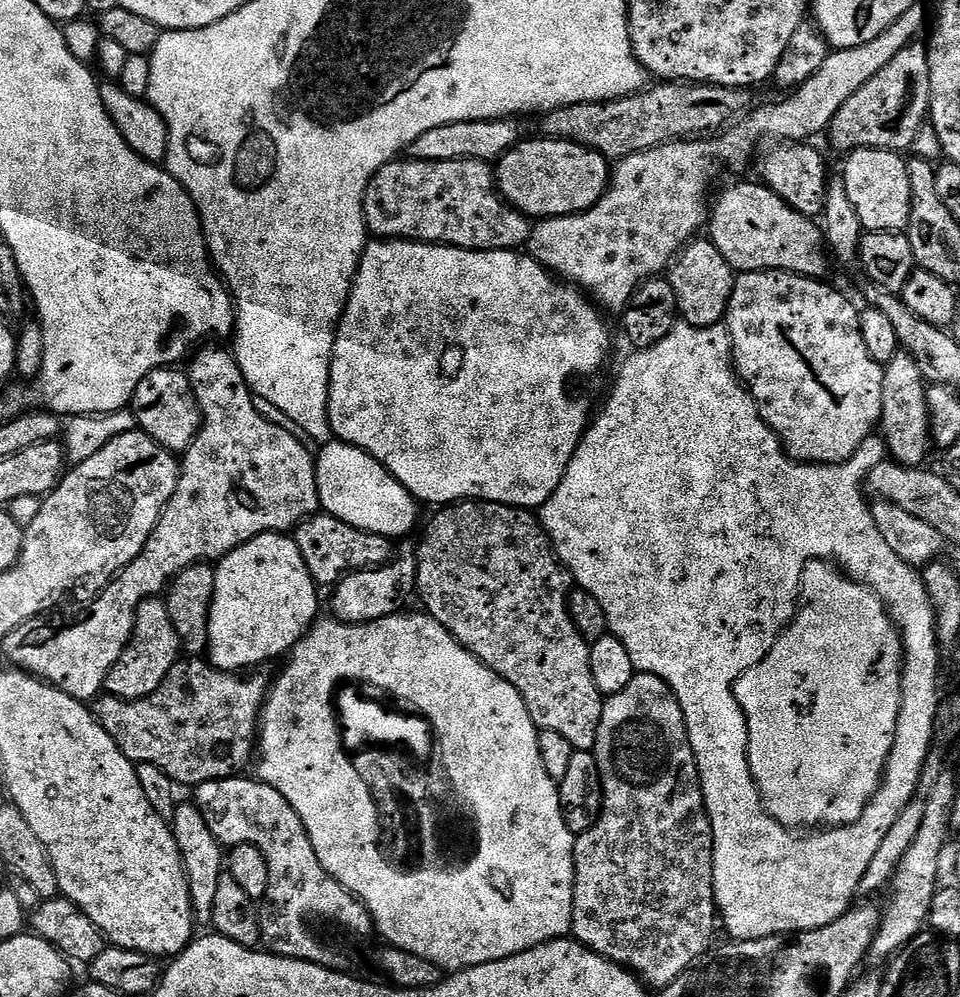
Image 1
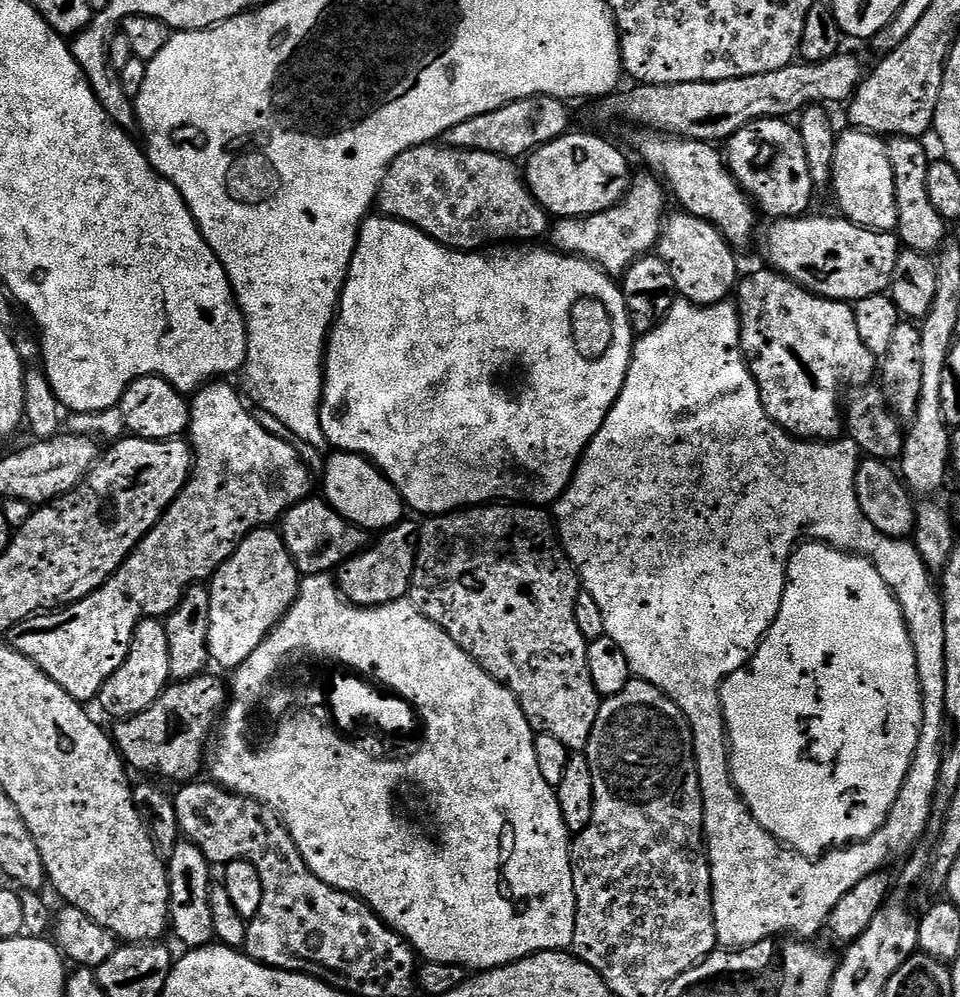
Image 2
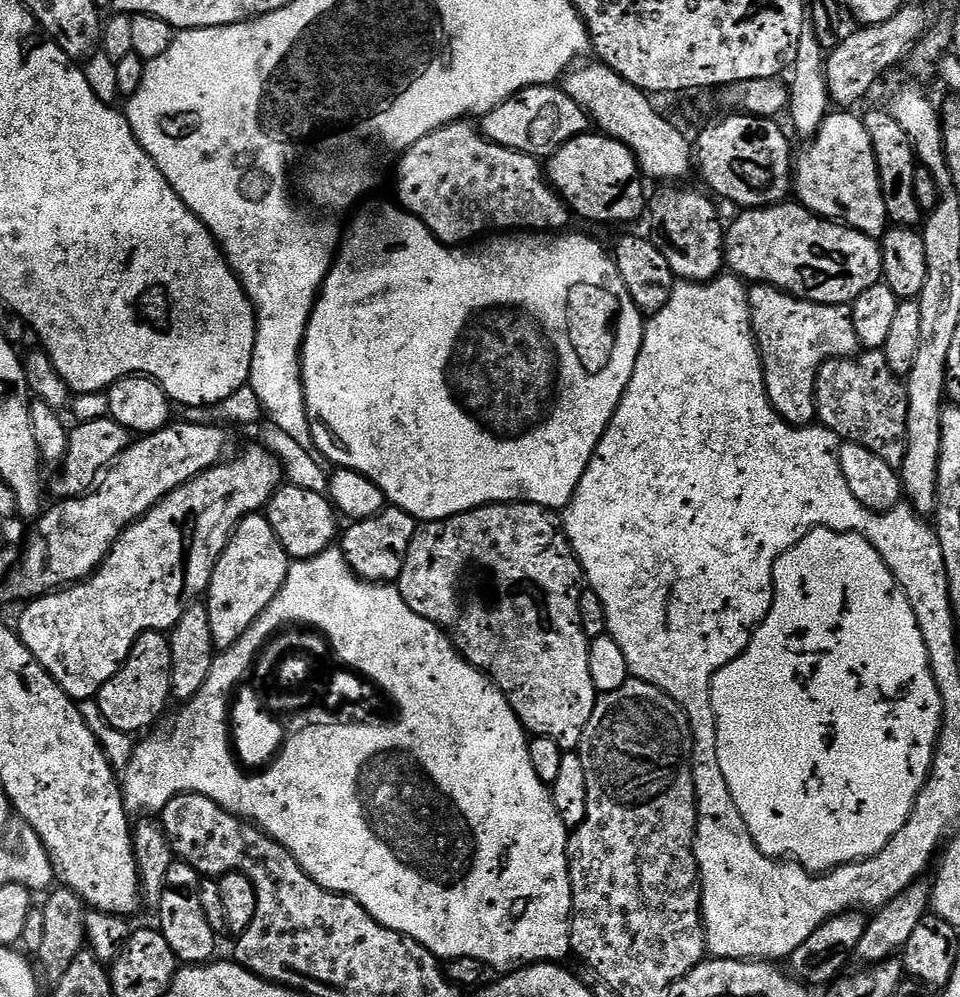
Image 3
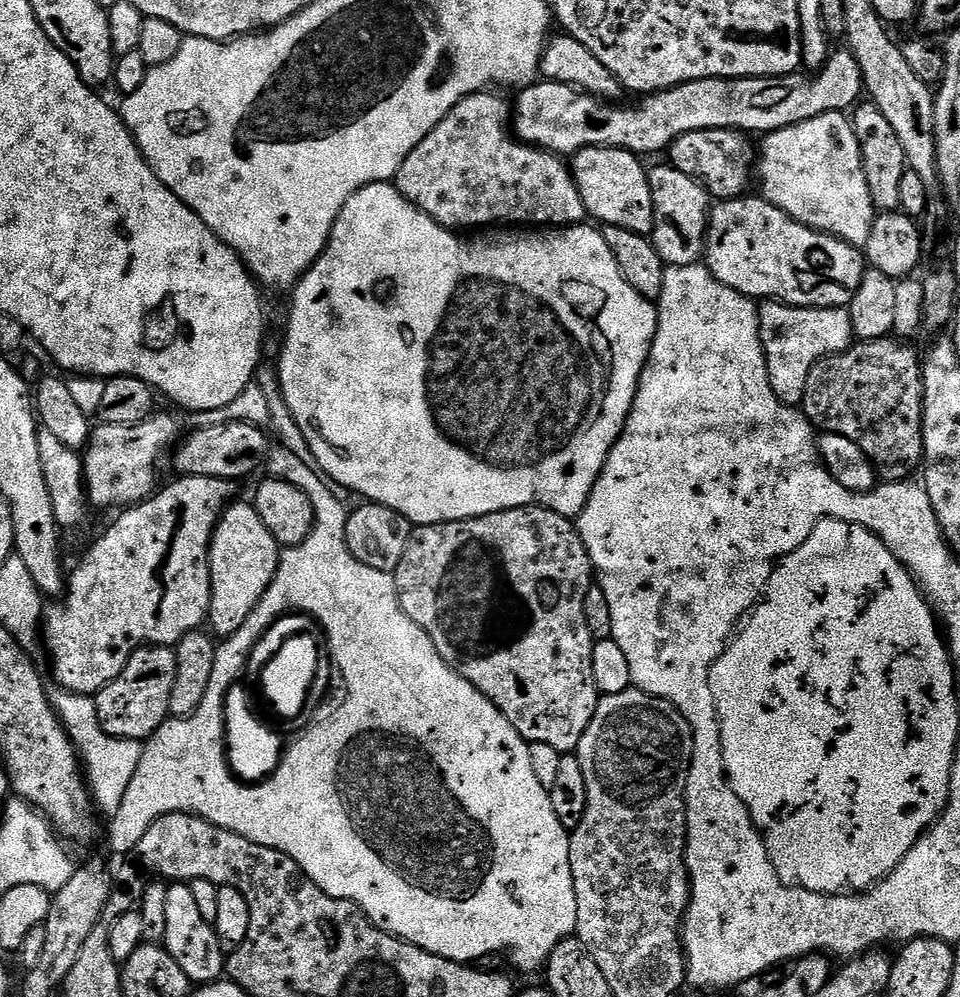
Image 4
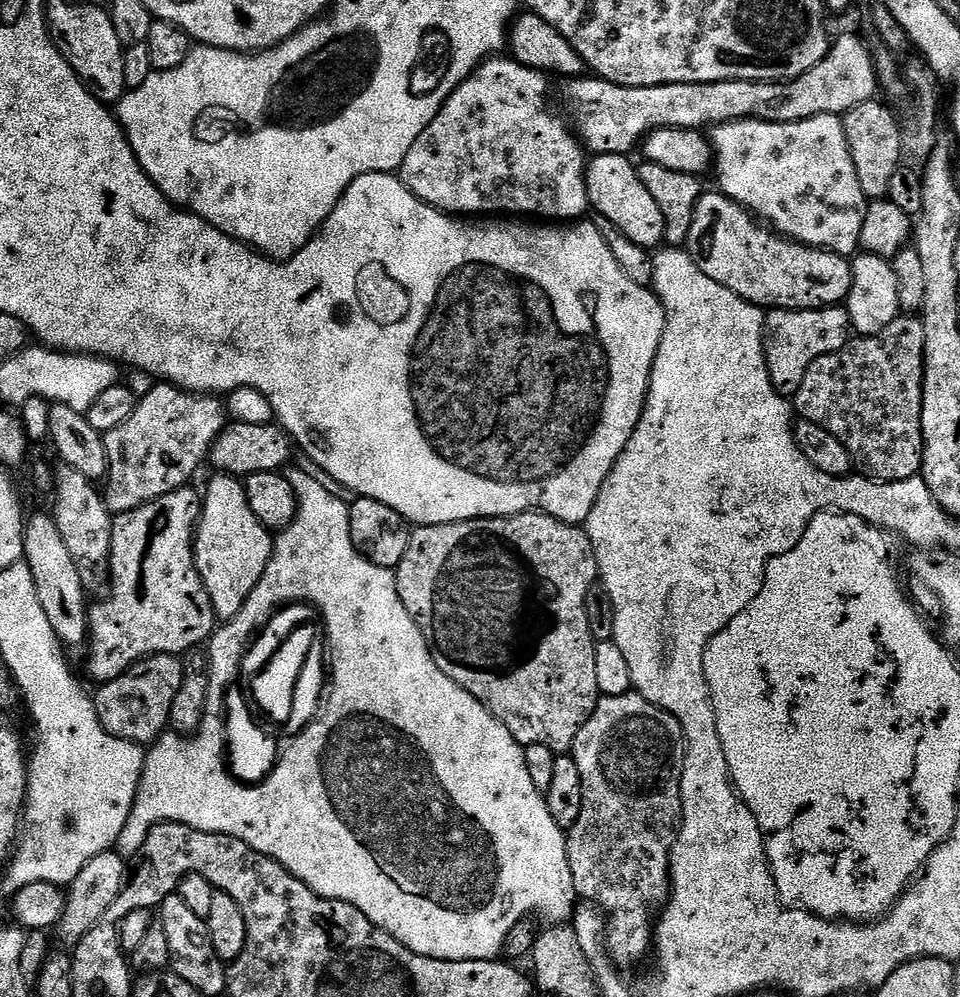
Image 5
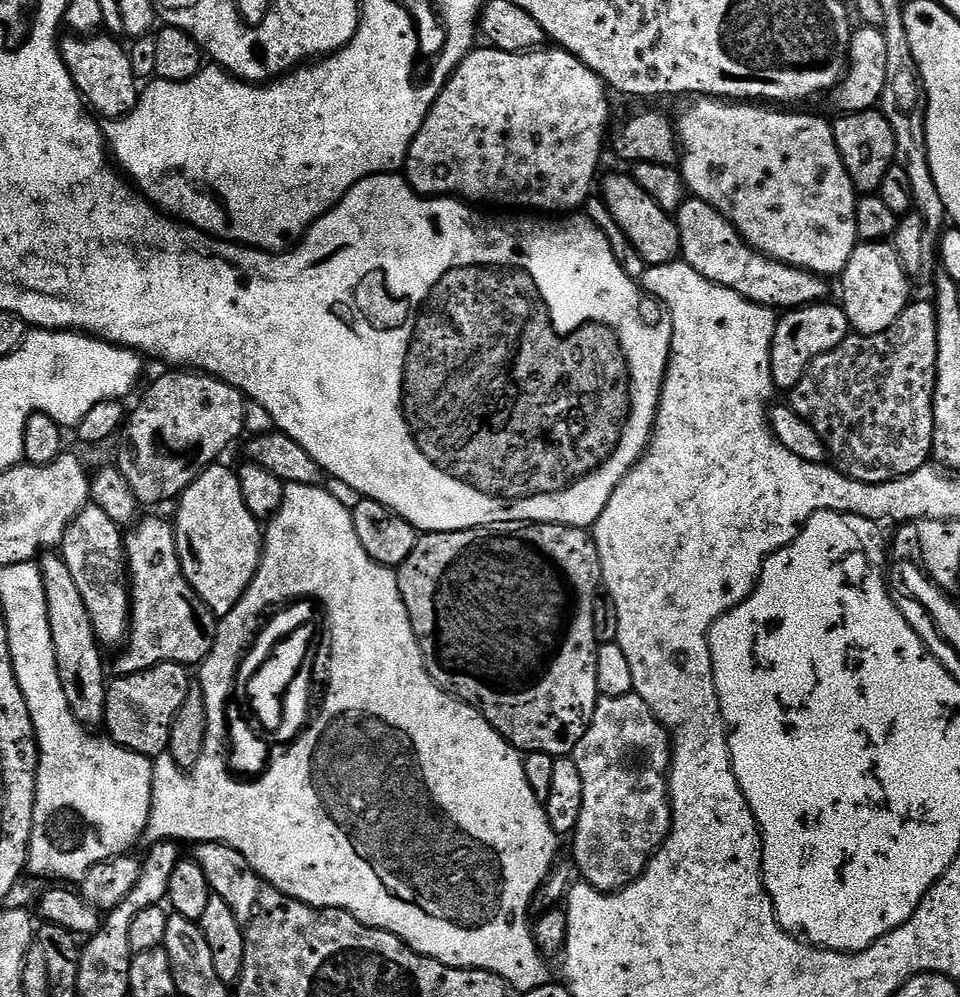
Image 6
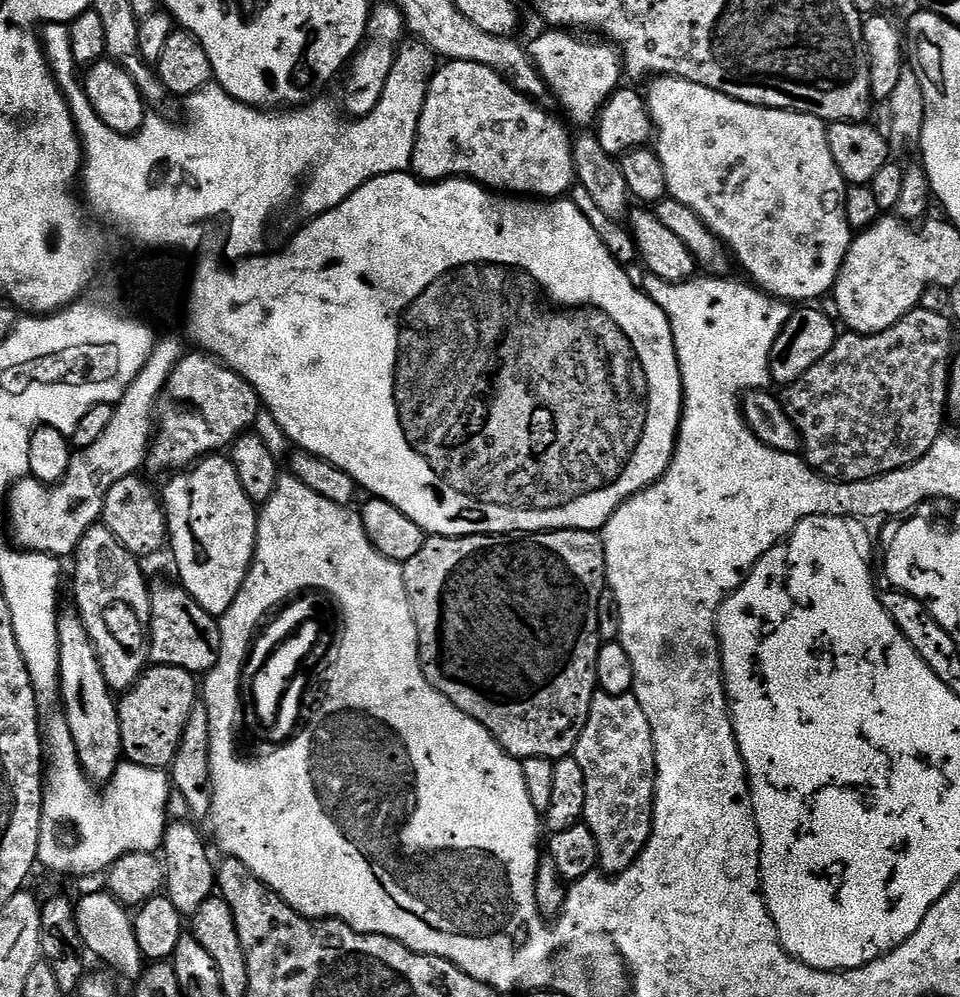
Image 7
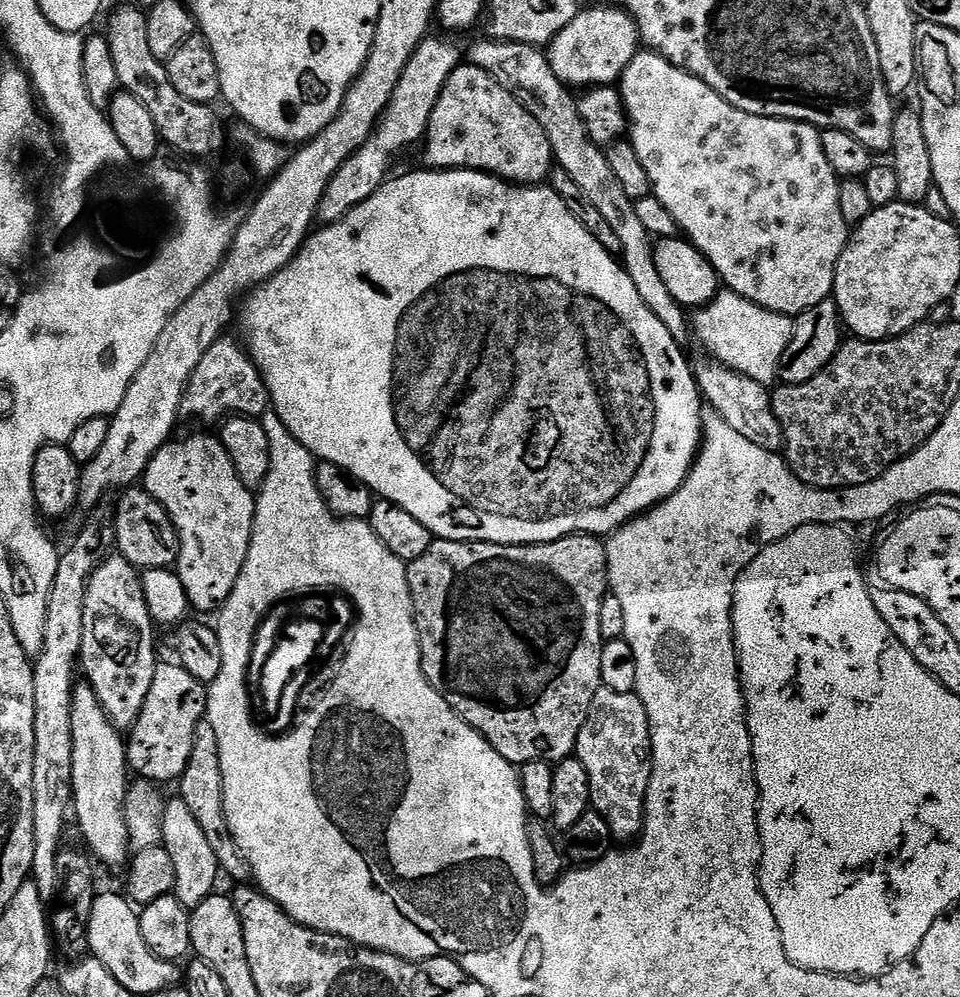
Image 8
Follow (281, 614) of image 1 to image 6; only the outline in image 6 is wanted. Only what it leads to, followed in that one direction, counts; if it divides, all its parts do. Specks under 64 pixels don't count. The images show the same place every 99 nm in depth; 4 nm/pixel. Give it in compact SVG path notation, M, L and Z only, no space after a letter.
M217 462L196 477L196 481L179 496L174 515L180 568L198 598L202 598L218 618L230 614L230 610L238 606L264 552L261 521L246 510L236 472L222 465Z

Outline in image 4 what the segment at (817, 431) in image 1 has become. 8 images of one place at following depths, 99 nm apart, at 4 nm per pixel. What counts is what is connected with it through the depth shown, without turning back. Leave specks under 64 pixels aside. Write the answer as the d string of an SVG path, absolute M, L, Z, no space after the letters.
M765 300L759 305L760 341L764 343L764 357L768 367L770 386L783 404L800 406L804 403L806 378L819 360L845 352L854 343L852 319L847 308L796 308L793 304L782 304L778 300Z

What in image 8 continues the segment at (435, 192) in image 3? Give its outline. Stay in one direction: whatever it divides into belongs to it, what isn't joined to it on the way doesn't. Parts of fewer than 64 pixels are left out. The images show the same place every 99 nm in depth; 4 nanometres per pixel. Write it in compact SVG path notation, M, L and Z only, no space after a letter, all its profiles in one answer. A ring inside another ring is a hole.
M609 6L609 8L585 7L553 38L547 45L546 55L554 74L569 89L587 90L593 86L612 86L619 81L642 41L640 32L636 28L634 18L623 8ZM467 62L461 63L450 74L434 110L430 114L428 133L424 135L422 149L424 160L432 170L467 170L470 172L488 172L499 176L517 186L540 186L549 179L554 167L552 147L546 138L546 130L519 104L505 88L498 86L486 70Z

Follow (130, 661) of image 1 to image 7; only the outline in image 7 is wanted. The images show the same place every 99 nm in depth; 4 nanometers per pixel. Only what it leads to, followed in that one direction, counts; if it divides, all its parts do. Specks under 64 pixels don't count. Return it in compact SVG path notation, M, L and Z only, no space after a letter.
M169 664L145 667L135 684L119 697L118 730L122 730L122 756L129 764L167 769L182 742L186 718L198 703L198 680L193 673Z

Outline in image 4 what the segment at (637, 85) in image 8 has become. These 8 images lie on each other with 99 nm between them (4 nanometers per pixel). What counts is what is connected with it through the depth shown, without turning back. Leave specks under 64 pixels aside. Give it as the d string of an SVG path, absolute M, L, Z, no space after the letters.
M824 112L818 118L769 132L763 140L764 145L758 148L758 180L764 183L763 199L781 208L790 218L863 249L870 238L878 209L870 198L870 186L866 186L860 143L852 129L851 119L843 112Z

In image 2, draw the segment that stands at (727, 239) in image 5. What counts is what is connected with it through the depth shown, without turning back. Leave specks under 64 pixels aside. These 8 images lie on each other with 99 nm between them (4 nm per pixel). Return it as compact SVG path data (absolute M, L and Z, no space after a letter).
M805 214L791 218L776 218L764 232L764 252L773 269L782 276L788 276L795 284L801 284L808 292L827 300L855 302L871 296L883 296L891 289L894 278L894 266L902 245L892 232L875 232L873 228L864 228L847 218L831 220L828 216Z

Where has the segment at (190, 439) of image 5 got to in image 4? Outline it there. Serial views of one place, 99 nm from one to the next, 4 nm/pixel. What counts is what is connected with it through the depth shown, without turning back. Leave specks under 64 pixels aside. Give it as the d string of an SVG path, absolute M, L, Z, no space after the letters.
M157 411L137 424L102 424L97 423L91 429L86 449L83 451L84 490L88 494L89 505L96 508L116 508L123 510L133 504L143 504L157 491L156 479L160 476L160 463L164 455L171 453L181 439L180 424L168 412Z

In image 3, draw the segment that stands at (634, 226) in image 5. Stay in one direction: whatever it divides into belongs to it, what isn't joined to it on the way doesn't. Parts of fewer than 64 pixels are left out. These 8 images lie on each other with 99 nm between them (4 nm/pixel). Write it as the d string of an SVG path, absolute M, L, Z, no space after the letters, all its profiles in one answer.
M585 134L547 157L546 175L573 213L596 224L628 224L646 212L644 184L636 155L622 142L603 134Z

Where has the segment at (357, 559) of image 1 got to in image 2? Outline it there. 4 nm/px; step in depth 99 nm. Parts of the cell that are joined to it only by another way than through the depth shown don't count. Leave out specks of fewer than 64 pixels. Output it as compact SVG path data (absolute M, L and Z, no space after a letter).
M309 498L289 508L279 521L278 531L301 577L331 573L351 556L364 551L369 543L369 533L365 529L341 518L323 498Z

